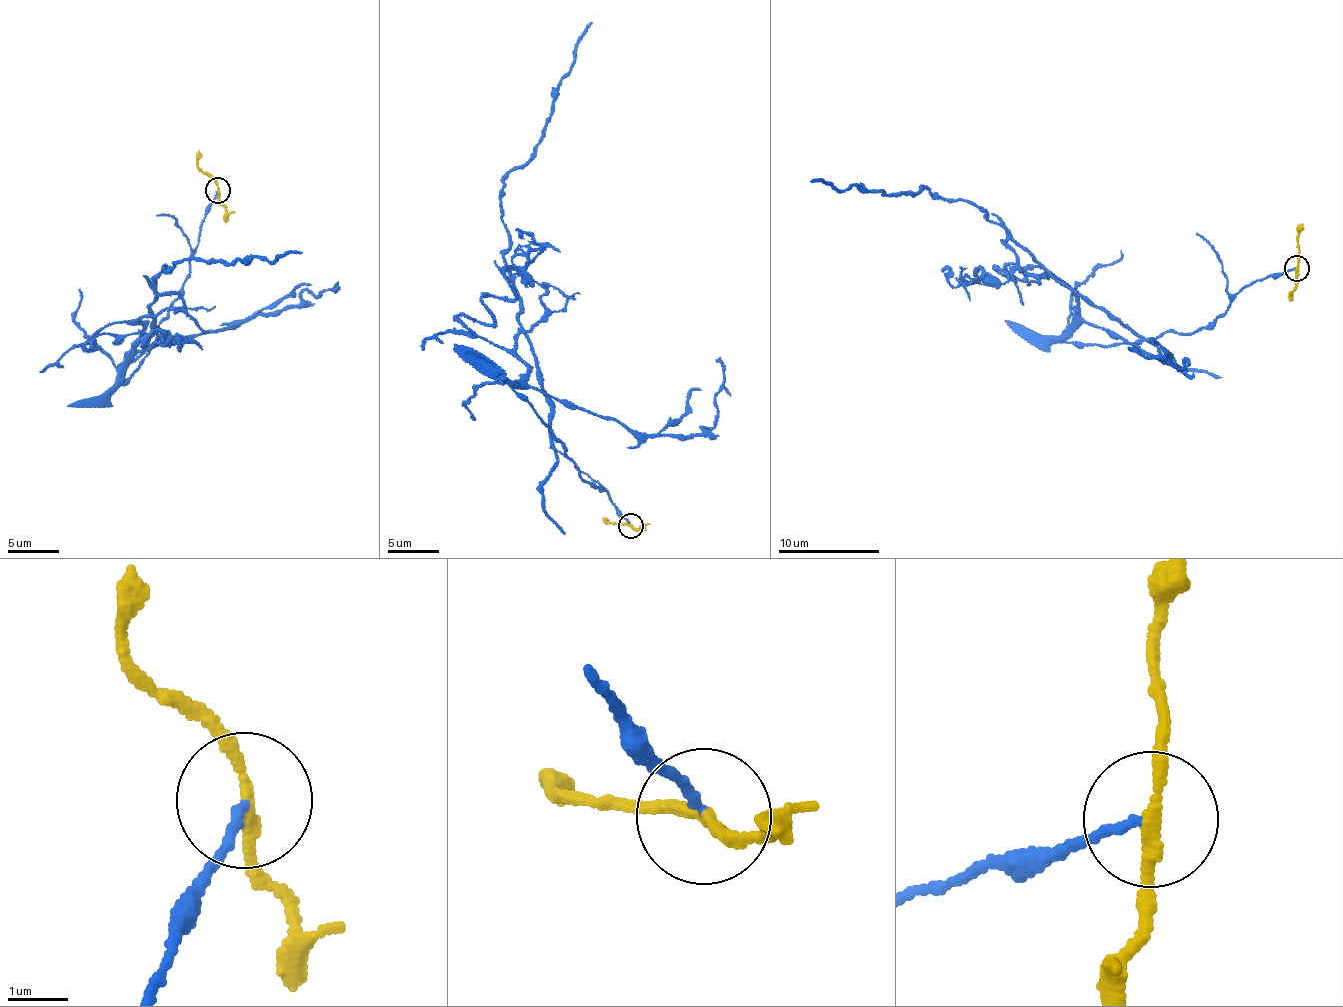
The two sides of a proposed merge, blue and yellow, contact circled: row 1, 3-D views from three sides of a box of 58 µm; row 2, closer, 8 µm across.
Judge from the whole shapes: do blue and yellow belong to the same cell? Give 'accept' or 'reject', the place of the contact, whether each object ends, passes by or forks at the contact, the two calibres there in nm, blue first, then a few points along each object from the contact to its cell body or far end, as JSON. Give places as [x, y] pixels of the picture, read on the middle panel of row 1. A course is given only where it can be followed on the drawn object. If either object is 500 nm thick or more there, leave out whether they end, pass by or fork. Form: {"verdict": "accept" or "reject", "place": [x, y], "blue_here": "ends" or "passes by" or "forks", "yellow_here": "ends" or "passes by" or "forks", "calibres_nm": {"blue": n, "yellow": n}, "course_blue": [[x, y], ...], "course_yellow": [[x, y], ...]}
{"verdict": "reject", "place": [630, 525], "blue_here": "ends", "yellow_here": "passes by", "calibres_nm": {"blue": 120, "yellow": 170}, "course_blue": [[631, 526], [610, 496], [579, 477], [554, 439], [504, 257], [500, 193], [536, 150], [591, 23]], "course_yellow": [[631, 526], [606, 523], [605, 519]]}

